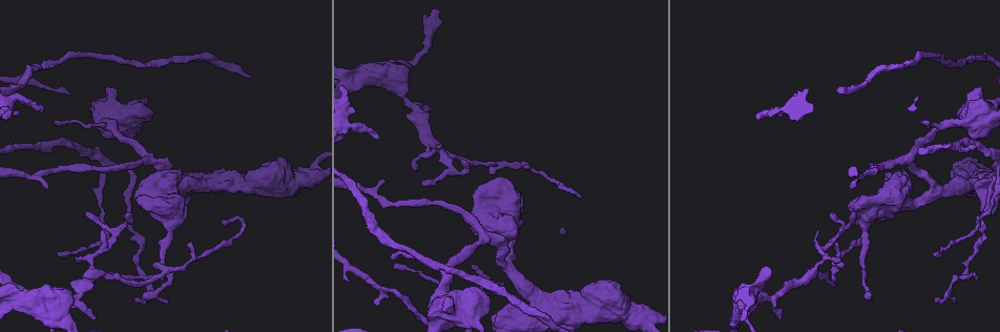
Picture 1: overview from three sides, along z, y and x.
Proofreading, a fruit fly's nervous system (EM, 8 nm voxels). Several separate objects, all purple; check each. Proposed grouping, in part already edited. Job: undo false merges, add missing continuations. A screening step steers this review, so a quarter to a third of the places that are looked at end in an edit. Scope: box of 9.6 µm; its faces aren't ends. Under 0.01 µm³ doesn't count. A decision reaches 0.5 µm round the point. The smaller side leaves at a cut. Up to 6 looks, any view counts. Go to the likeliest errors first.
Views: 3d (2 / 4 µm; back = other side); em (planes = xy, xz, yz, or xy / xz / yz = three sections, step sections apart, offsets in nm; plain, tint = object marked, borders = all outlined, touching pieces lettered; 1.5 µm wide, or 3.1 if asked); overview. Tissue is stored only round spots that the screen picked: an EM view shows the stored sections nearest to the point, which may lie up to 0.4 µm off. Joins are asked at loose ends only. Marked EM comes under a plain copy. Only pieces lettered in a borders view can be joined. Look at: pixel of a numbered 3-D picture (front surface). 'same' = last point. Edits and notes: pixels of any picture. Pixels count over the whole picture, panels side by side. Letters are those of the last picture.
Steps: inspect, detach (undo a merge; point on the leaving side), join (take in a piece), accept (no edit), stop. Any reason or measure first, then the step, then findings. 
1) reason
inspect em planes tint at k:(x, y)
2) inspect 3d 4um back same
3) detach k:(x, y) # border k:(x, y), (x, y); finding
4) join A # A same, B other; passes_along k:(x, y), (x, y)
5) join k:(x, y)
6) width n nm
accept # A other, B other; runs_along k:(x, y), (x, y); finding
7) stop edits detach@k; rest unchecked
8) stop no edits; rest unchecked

thin arm on a thick one
inspect 3d 4um back at 1:(913, 168)

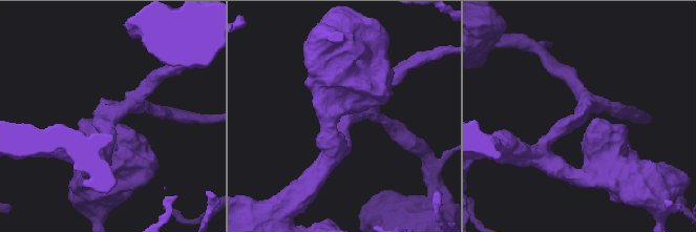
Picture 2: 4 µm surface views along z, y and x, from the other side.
now the EM
inspect em xy step 8 borders at 2:(580, 120)

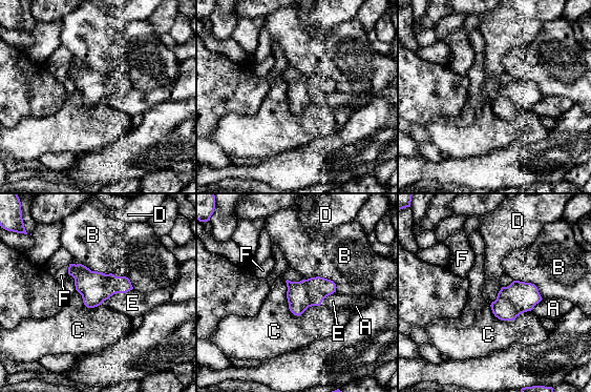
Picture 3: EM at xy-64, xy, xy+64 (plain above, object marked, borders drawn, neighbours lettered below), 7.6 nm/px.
accept # A other, B other, C other, D other, E other, F other; one cell here

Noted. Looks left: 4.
abrupt turn
inspect em planes tint at 1:(169, 282)

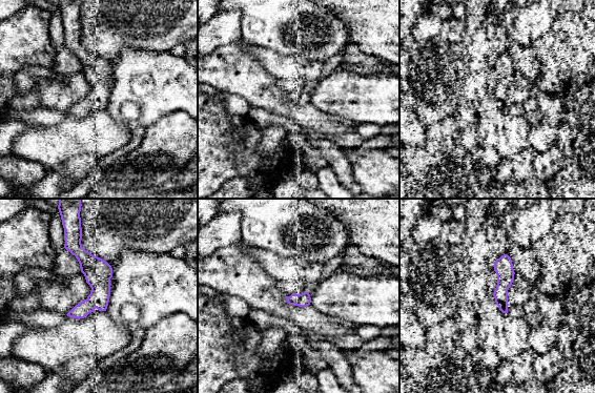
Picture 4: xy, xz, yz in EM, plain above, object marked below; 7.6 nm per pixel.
see the neighbours
inspect em planes borders same

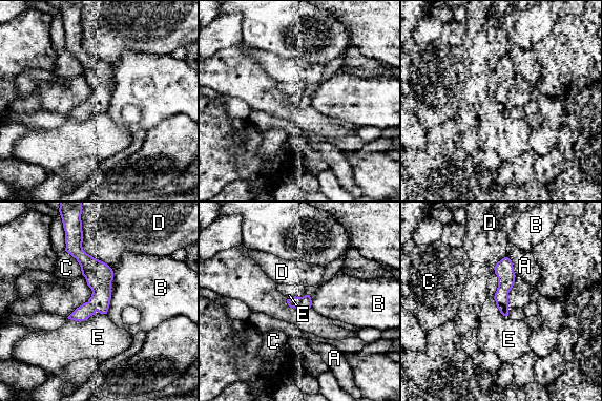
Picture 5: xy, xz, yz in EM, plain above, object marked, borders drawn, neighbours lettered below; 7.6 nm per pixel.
accept # A other, B other, C other, D other, E other; runs_along 5:(76, 244), (97, 273), (82, 318); one cell here

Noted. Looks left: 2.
stop no edits; rest unchecked

